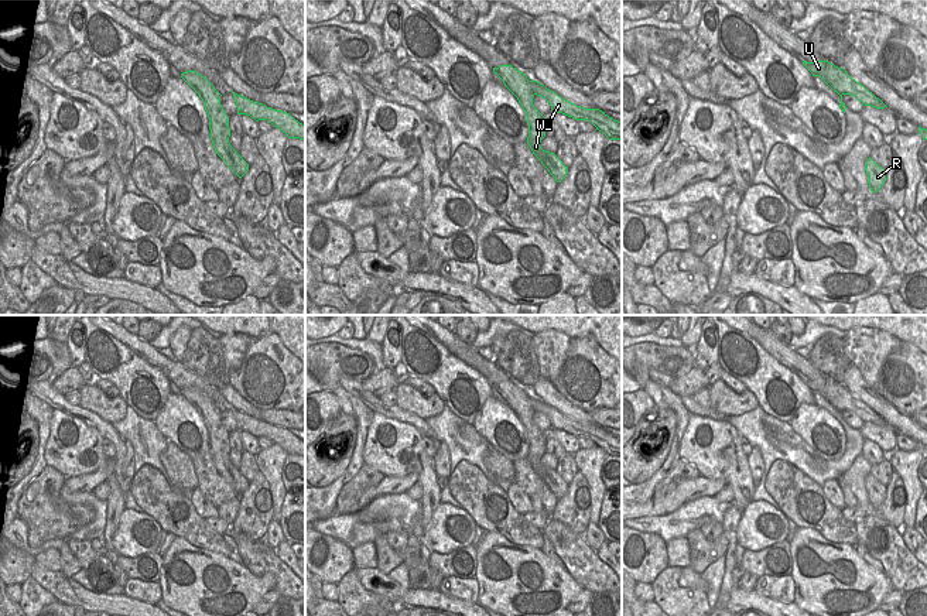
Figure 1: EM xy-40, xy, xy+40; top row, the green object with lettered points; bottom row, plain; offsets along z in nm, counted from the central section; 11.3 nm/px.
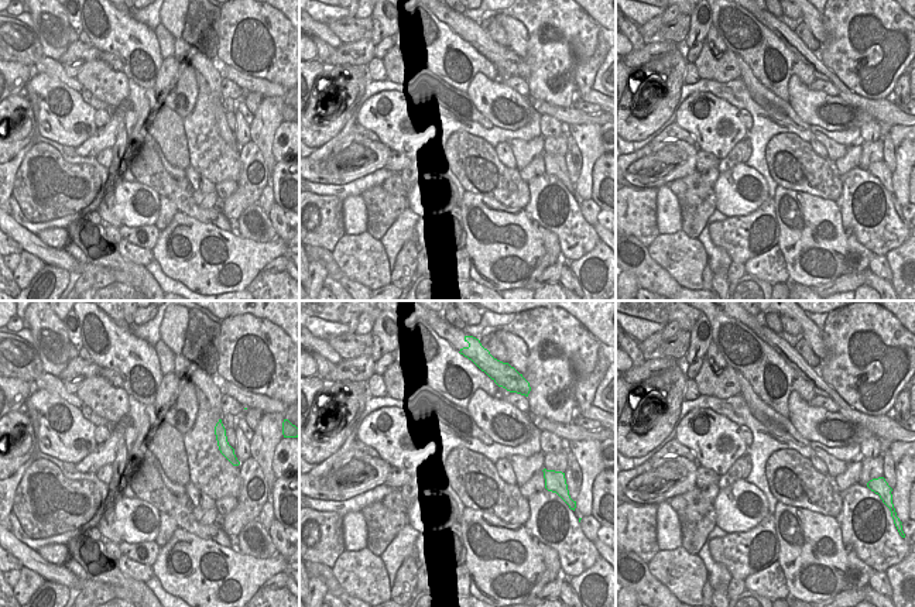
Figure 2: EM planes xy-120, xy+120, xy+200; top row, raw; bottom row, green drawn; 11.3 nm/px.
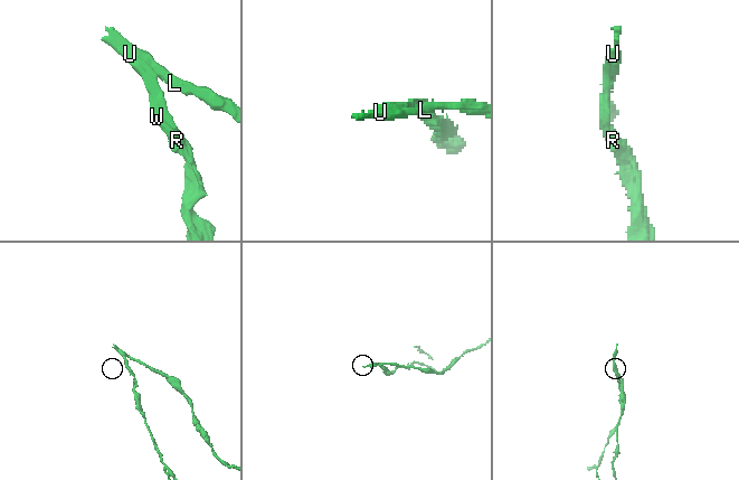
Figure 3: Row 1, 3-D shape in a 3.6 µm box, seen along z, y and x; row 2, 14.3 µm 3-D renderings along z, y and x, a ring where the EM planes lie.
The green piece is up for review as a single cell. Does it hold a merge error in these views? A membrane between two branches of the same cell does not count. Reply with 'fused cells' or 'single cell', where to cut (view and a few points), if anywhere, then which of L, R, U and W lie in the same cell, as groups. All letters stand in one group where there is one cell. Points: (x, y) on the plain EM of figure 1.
fused cells; cut xy (529, 397), (534, 410); groups L U / R W

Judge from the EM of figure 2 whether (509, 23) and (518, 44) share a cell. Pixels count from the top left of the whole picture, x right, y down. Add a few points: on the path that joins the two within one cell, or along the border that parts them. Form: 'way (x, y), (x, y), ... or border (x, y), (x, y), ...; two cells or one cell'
way (514, 28), (518, 38); one cell

